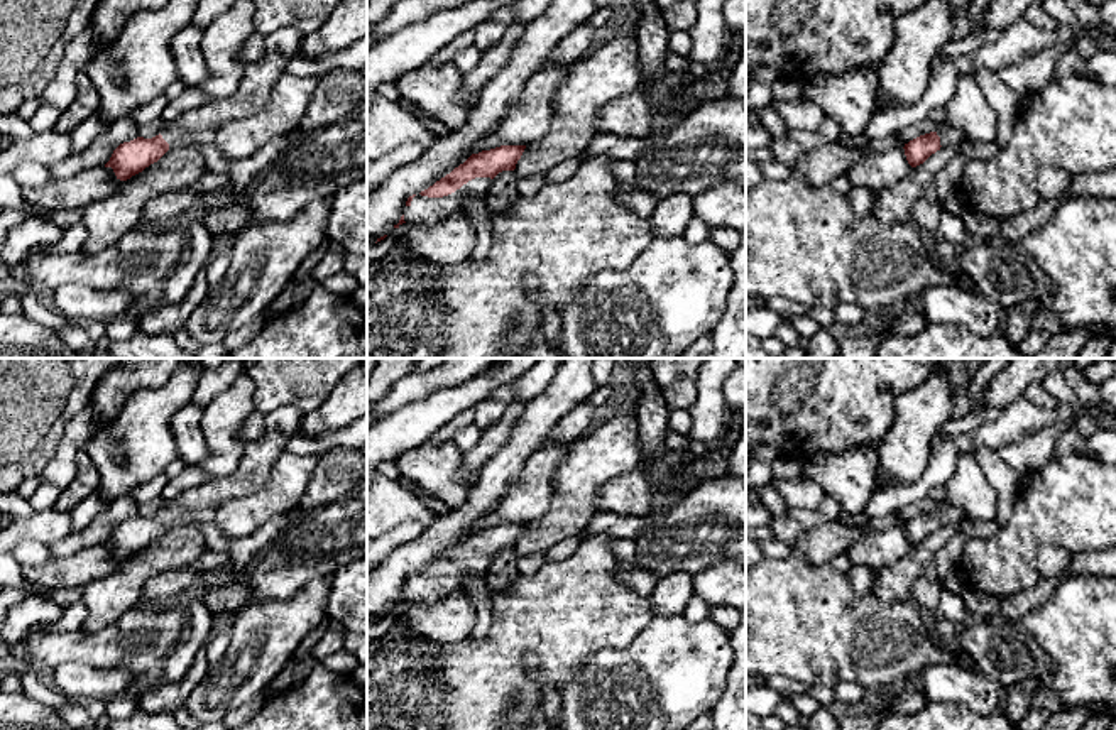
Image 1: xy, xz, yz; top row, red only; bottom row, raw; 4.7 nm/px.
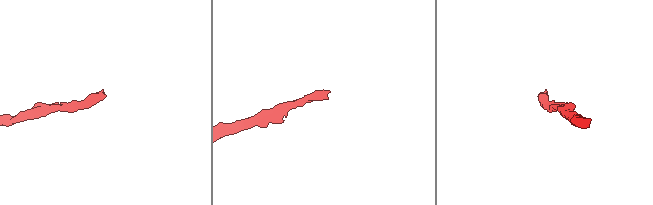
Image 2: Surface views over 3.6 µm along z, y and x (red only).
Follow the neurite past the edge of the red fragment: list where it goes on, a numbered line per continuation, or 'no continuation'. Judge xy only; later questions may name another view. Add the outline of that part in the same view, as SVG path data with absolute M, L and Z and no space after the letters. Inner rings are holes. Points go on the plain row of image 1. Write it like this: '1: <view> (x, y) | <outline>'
1: xy (259, 457) | M291 406L269 412L262 438L245 444L240 465L228 477L210 480L166 500L162 517L172 522L203 509L216 509L223 500L257 492L267 482L276 460L286 453L286 444L299 429L301 419L303 412Z

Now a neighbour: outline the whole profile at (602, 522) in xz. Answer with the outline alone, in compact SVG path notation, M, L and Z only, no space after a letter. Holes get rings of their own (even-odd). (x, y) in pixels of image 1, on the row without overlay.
M597 512L588 526L587 534L610 534L612 537L636 539L646 527L644 517L617 515L612 512Z

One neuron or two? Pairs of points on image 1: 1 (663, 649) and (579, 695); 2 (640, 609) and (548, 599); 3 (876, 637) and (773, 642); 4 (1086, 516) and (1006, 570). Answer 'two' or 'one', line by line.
1: one
2: one
3: one
4: one

